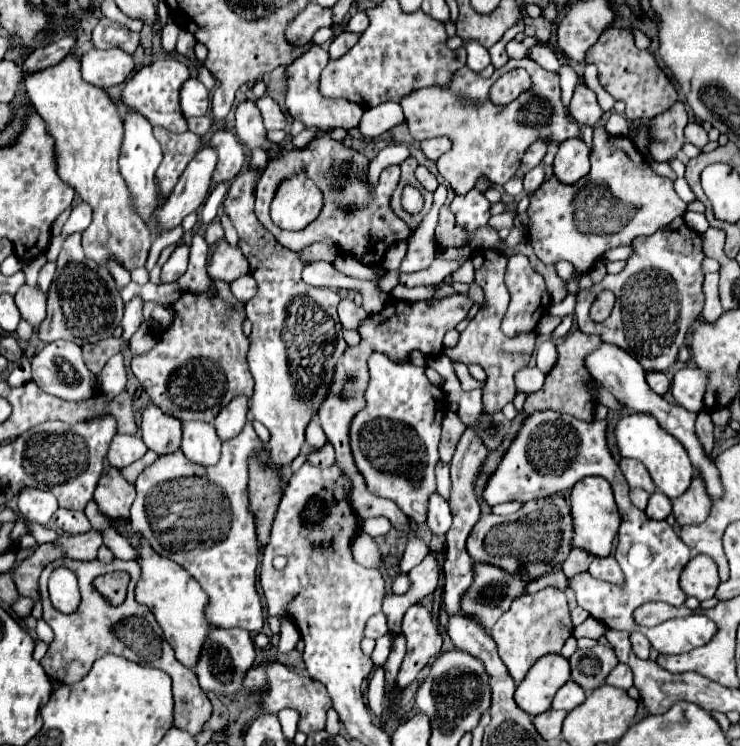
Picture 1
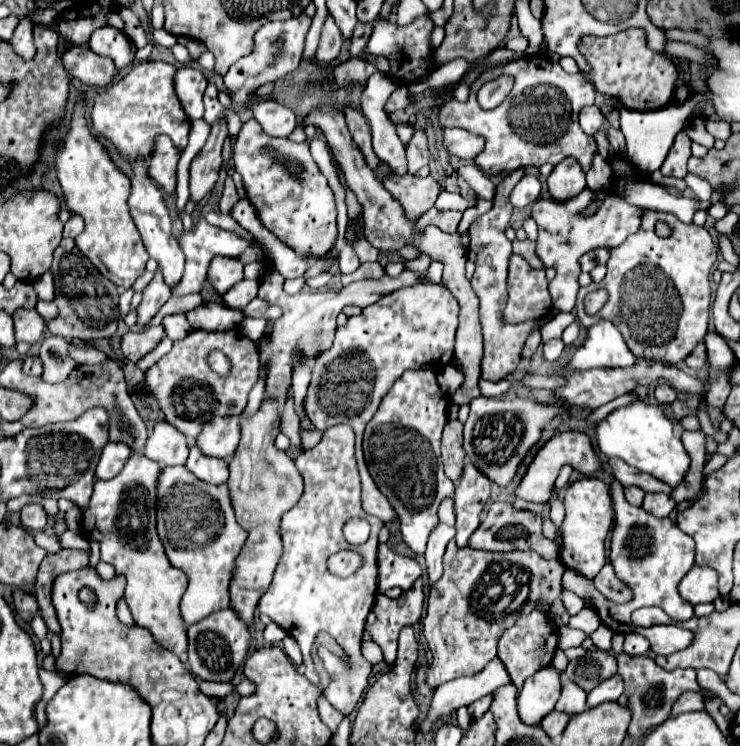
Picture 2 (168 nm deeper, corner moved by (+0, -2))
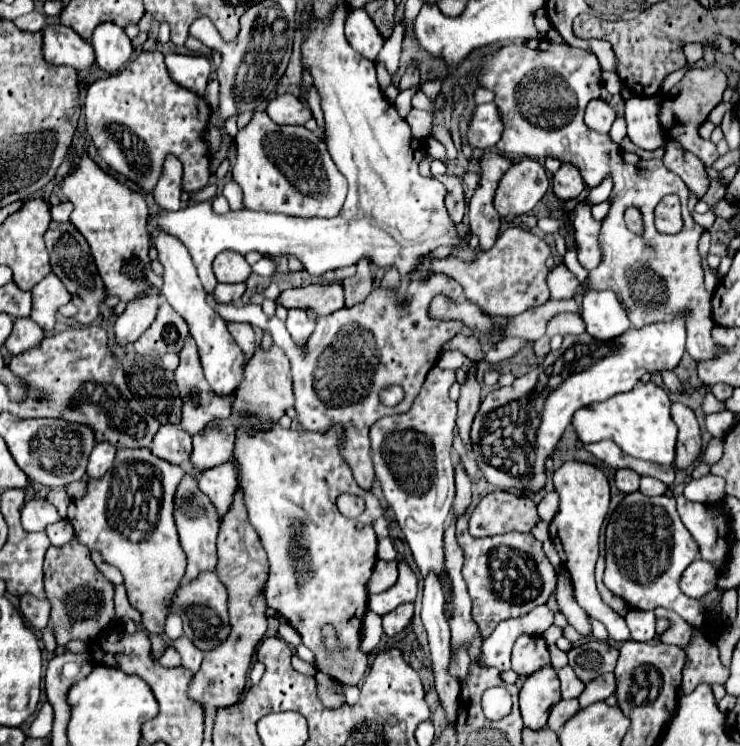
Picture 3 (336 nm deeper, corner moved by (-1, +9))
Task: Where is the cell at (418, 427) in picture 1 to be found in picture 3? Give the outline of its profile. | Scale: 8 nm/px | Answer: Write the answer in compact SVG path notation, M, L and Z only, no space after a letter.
M431 368L427 374L427 380L415 398L415 404L411 410L403 416L387 416L377 420L371 426L371 452L373 452L373 464L375 464L375 476L381 482L383 494L391 508L395 510L397 522L401 530L405 532L405 538L409 542L409 548L413 552L413 560L421 570L421 578L425 578L429 572L435 572L435 576L441 582L443 596L445 596L445 608L451 612L451 580L447 578L445 572L445 560L443 560L443 532L445 532L445 518L449 516L451 502L455 496L455 464L451 460L451 450L453 450L453 428L455 428L455 418L457 418L457 404L449 398L449 388L456 381L455 370L441 370L441 368Z

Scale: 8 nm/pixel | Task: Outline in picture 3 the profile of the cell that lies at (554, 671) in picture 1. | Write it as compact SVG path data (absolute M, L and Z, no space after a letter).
M553 666L541 668L539 672L531 674L519 694L521 716L527 728L539 730L547 724L551 708L561 700L559 678Z

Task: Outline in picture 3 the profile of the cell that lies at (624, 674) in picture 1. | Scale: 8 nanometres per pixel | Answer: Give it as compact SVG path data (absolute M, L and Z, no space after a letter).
M603 674L597 676L595 680L591 680L585 690L579 696L579 704L581 708L587 708L595 702L603 702L607 696L611 696L615 692L615 676L613 674Z

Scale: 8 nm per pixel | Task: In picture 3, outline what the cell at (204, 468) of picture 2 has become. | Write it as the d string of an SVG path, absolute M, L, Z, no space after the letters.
M231 462L221 464L219 468L211 468L199 476L199 490L211 498L211 504L217 510L219 522L223 516L231 510L233 494L237 492L237 476L235 476L235 466Z

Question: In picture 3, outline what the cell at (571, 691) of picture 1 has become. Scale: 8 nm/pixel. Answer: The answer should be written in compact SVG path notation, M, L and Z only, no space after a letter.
M571 666L559 668L557 674L559 674L559 680L561 680L561 694L563 694L563 698L577 698L583 692L585 684L575 676Z

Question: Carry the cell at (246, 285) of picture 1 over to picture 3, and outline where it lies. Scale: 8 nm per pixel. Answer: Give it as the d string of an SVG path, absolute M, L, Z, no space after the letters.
M217 284L215 290L211 292L211 296L219 302L219 304L231 304L235 300L239 300L245 292L245 284Z

